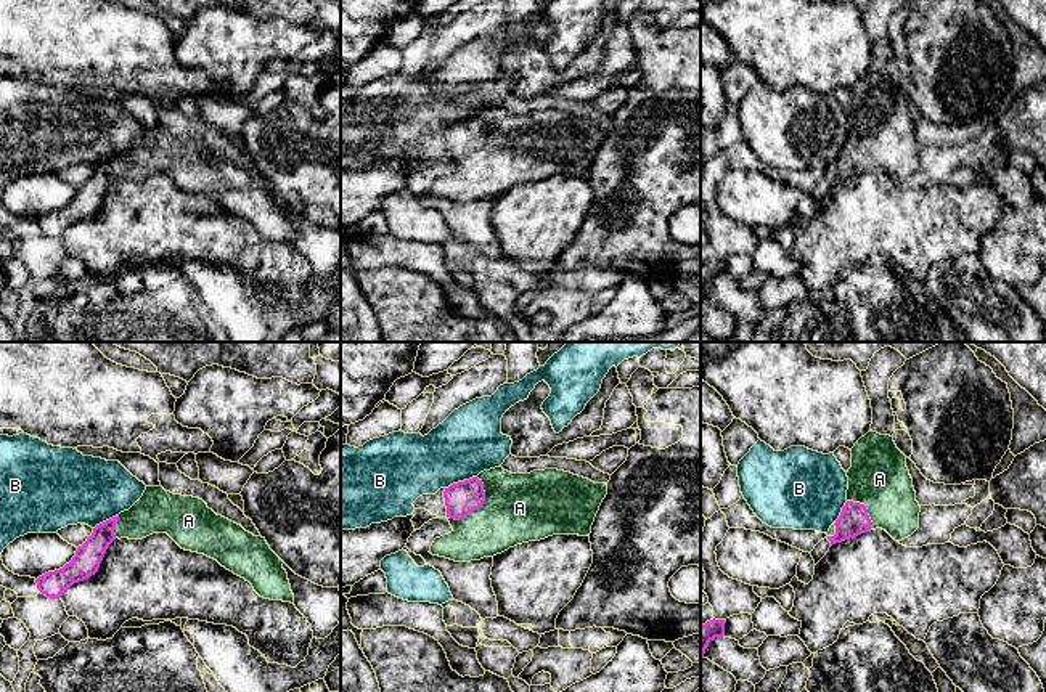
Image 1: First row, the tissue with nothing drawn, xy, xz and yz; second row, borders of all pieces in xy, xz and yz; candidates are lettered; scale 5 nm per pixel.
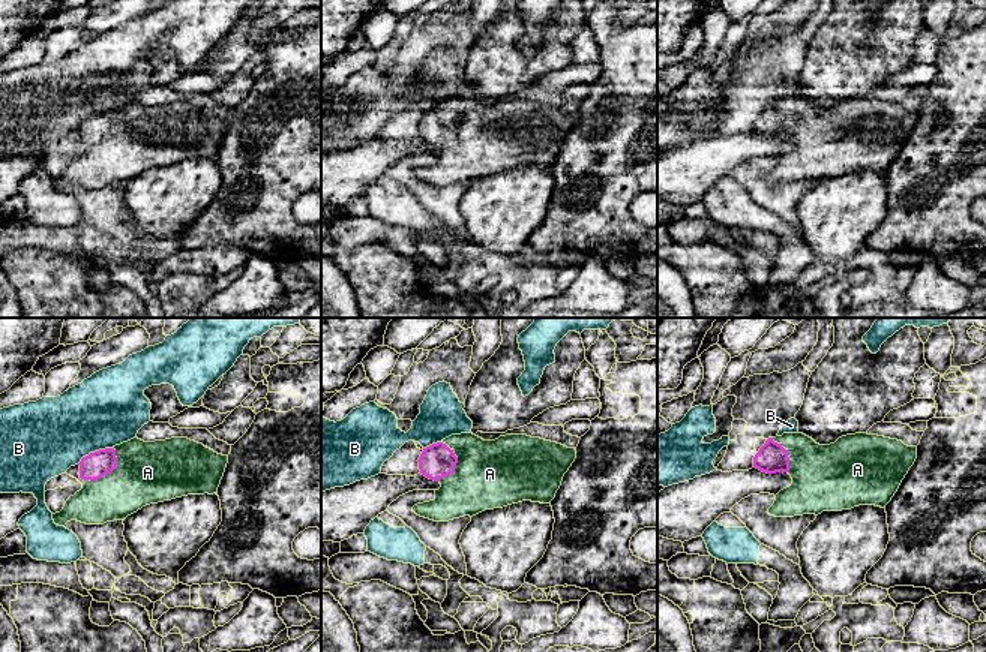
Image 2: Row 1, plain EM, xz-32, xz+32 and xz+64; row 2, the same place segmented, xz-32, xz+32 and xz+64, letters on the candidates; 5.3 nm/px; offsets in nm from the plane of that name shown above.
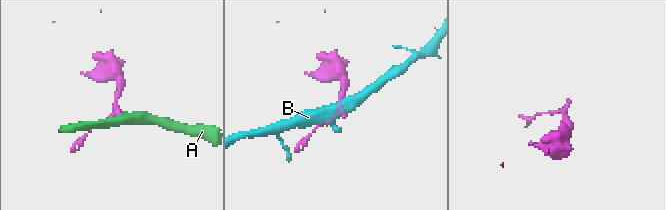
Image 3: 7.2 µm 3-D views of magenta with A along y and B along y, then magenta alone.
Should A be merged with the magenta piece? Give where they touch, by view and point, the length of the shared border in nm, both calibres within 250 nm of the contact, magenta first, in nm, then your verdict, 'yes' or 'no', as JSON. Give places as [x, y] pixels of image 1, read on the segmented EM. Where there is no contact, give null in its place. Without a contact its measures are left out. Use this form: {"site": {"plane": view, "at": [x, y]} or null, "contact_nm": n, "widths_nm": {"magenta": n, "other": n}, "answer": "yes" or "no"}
{"site": {"plane": "xz", "at": [476, 508]}, "contact_nm": 260, "widths_nm": {"magenta": 160, "other": 340}, "answer": "yes"}

